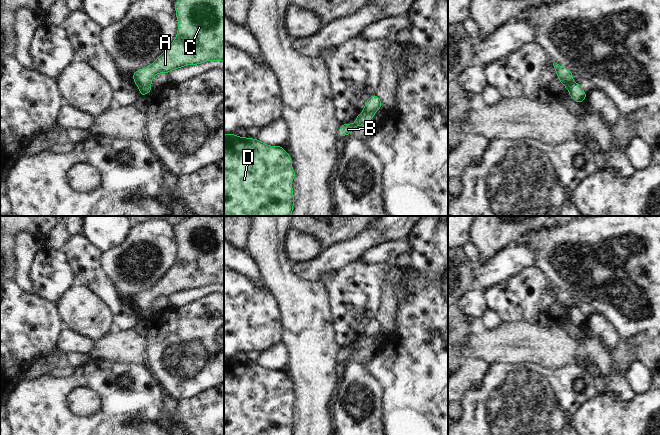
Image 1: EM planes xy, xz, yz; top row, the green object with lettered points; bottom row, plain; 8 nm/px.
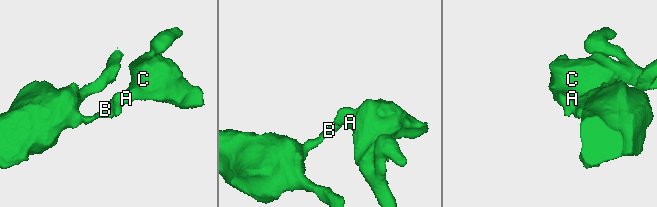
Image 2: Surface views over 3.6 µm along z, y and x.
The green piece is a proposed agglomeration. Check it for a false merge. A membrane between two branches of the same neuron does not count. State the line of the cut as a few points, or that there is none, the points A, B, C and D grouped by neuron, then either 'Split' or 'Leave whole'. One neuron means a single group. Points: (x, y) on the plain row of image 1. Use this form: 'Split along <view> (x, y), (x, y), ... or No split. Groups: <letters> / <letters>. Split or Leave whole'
Split along xy (137, 309), (150, 314). Groups: A C / B D. Split

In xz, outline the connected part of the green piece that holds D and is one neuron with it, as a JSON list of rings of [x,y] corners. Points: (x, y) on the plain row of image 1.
[[[224,358],[224,435],[293,435],[293,402],[296,396],[283,370],[268,370],[256,362]]]

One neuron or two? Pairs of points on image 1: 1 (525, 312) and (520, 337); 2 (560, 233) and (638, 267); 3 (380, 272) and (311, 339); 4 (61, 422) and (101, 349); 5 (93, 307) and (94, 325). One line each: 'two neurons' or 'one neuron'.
1: two neurons
2: one neuron
3: two neurons
4: two neurons
5: one neuron

